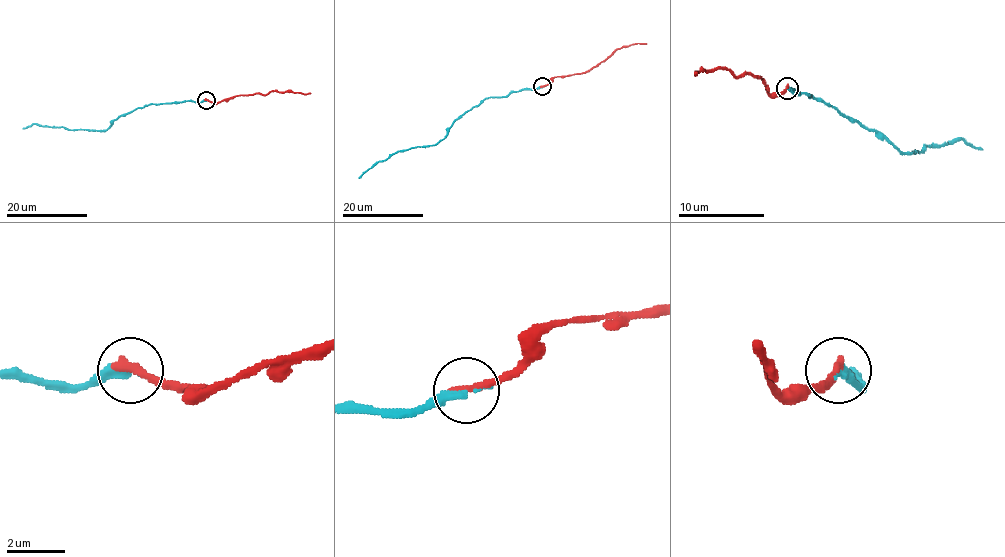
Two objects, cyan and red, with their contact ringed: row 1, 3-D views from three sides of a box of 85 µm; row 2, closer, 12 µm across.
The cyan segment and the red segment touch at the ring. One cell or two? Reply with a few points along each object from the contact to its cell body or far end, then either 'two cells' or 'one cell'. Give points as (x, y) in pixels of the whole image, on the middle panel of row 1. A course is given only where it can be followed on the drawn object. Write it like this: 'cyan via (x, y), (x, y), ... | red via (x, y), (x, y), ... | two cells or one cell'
cyan via (542, 86), (486, 97), (457, 118), (434, 145), (397, 151), (358, 178) | red via (542, 86), (552, 78), (589, 72), (618, 49), (646, 44) | one cell

